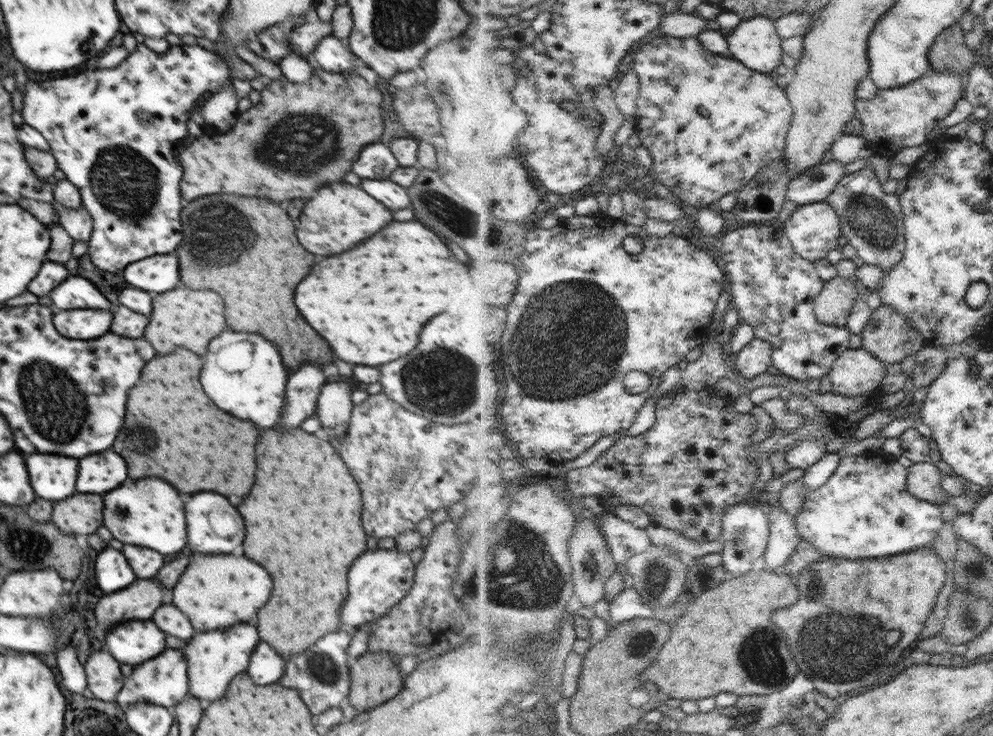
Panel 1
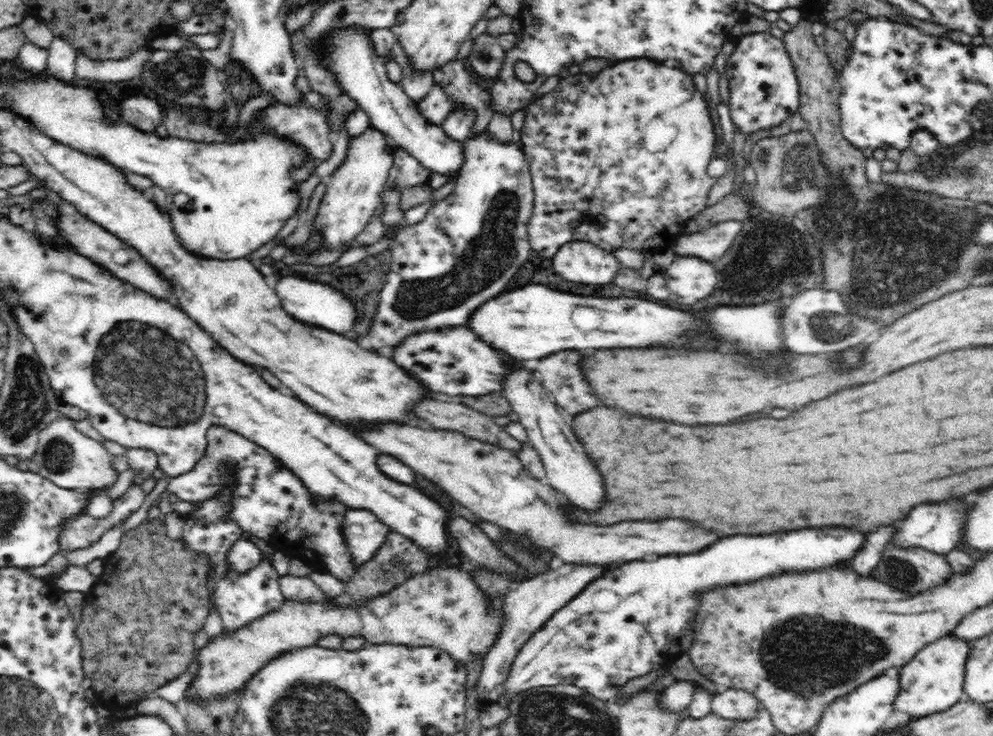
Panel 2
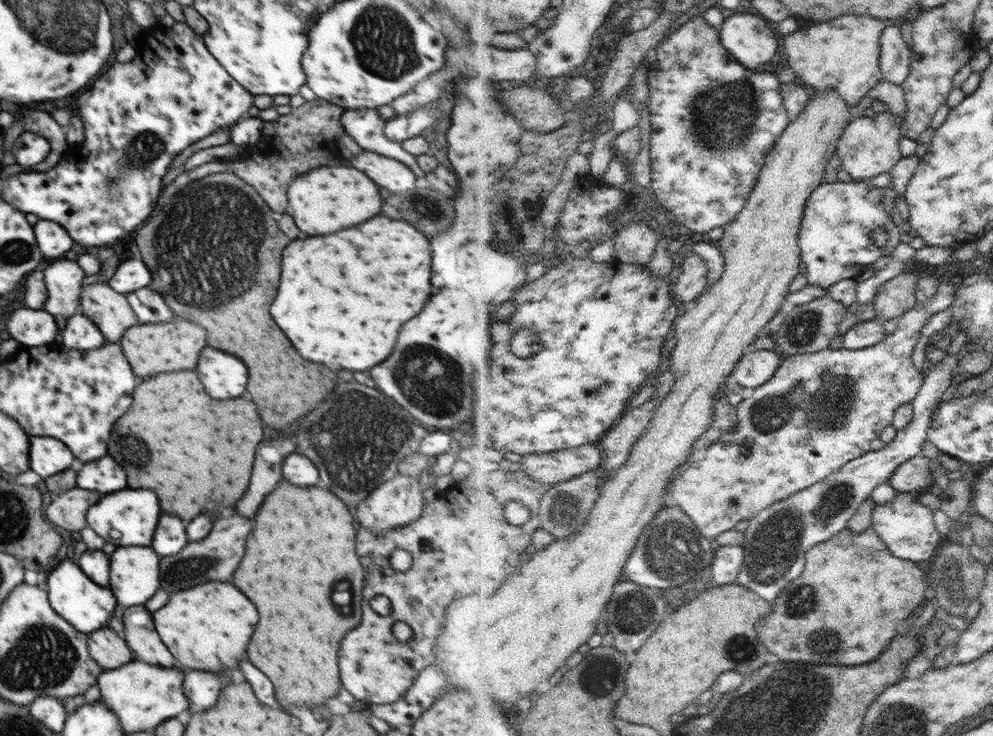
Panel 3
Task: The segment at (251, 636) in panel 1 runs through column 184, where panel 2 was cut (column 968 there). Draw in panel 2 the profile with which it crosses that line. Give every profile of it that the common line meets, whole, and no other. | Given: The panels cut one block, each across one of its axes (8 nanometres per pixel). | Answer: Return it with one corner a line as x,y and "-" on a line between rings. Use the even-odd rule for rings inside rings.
954,635
939,638
926,645
908,664
904,664
901,668
900,693
894,702
895,710
918,719
948,711
959,701
964,700
968,652
970,652
970,644

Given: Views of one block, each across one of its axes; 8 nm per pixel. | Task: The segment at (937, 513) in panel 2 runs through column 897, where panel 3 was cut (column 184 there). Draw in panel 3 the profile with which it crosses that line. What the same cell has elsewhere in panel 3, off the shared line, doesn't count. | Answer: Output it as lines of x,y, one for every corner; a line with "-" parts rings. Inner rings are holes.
162,516
158,522
154,540
152,540
154,552
160,556
172,556
172,554
180,552
188,542
184,528
186,528
186,524
180,518

